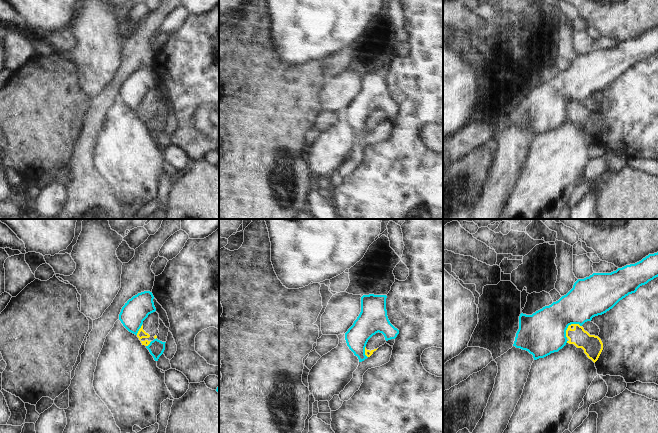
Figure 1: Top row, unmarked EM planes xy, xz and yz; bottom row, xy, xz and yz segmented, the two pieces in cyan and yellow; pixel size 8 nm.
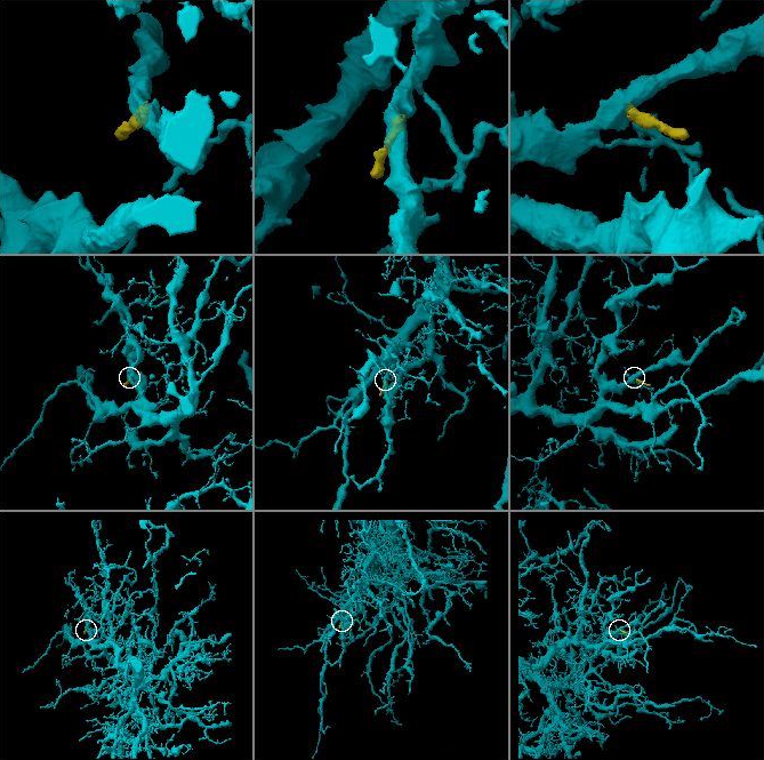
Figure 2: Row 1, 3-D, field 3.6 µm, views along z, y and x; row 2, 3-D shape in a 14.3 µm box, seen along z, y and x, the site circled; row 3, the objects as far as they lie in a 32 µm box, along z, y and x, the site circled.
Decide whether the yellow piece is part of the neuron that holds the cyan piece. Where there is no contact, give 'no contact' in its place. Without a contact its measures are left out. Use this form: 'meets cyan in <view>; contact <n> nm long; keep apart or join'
meets cyan in yz; contact 160 nm long; keep apart

